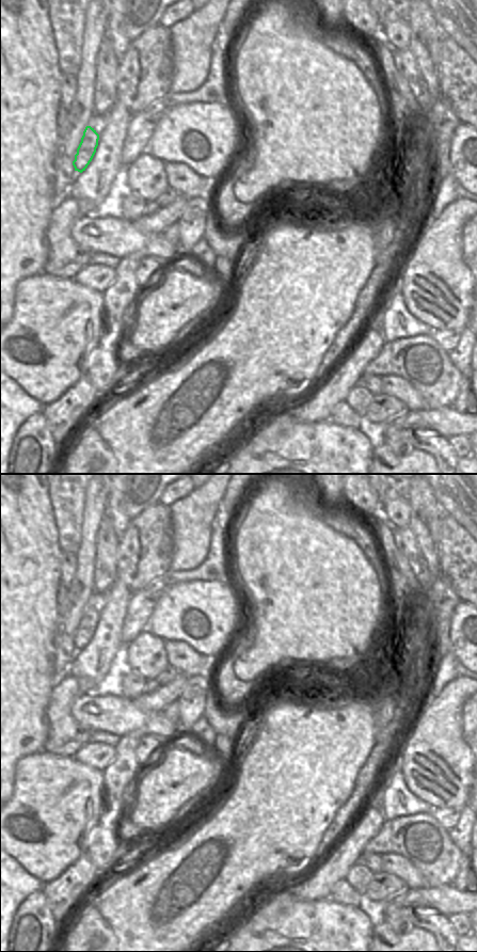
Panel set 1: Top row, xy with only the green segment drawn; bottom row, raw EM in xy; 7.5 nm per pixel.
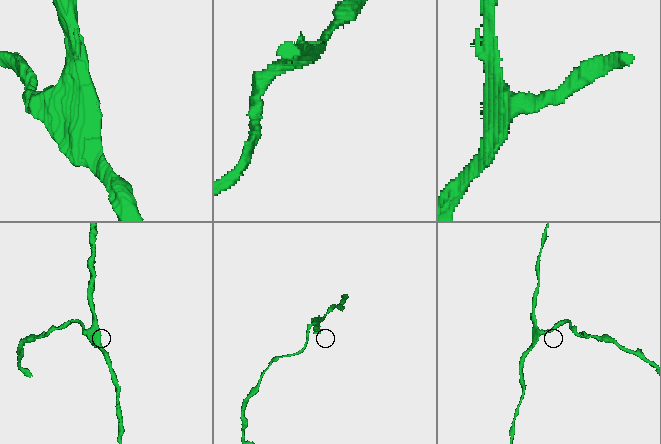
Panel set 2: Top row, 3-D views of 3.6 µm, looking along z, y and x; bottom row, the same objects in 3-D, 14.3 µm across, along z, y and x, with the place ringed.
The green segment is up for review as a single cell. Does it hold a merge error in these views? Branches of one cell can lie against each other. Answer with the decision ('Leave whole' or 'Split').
Split.

